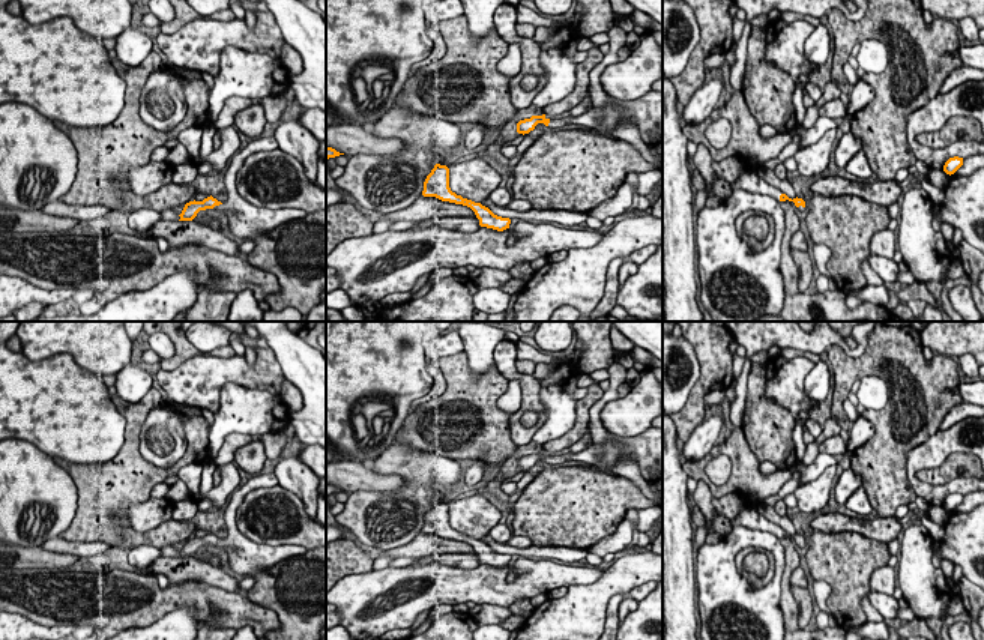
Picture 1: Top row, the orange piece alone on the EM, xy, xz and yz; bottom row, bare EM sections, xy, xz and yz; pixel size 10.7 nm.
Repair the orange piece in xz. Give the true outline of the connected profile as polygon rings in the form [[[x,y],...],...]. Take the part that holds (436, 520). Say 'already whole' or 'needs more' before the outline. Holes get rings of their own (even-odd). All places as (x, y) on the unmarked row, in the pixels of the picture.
already whole; [[[440,500],[434,502],[434,505],[424,518],[422,532],[436,533],[442,538],[449,538],[470,544],[475,548],[476,554],[479,556],[481,563],[493,565],[497,568],[509,565],[511,560],[509,554],[497,553],[481,539],[475,539],[452,529],[449,524],[449,505],[446,502]]]

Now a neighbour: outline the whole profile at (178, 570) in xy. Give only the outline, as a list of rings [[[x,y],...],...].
[[[158,557],[150,566],[149,574],[164,574],[168,584],[180,584],[183,581],[203,581],[206,584],[221,587],[227,592],[237,592],[246,596],[248,590],[242,590],[239,581],[221,568],[194,557]]]

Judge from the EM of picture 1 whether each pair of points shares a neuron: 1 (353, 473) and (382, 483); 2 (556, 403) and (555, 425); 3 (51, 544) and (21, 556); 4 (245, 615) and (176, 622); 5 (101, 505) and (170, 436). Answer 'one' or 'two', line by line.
1: one
2: one
3: two
4: two
5: two

